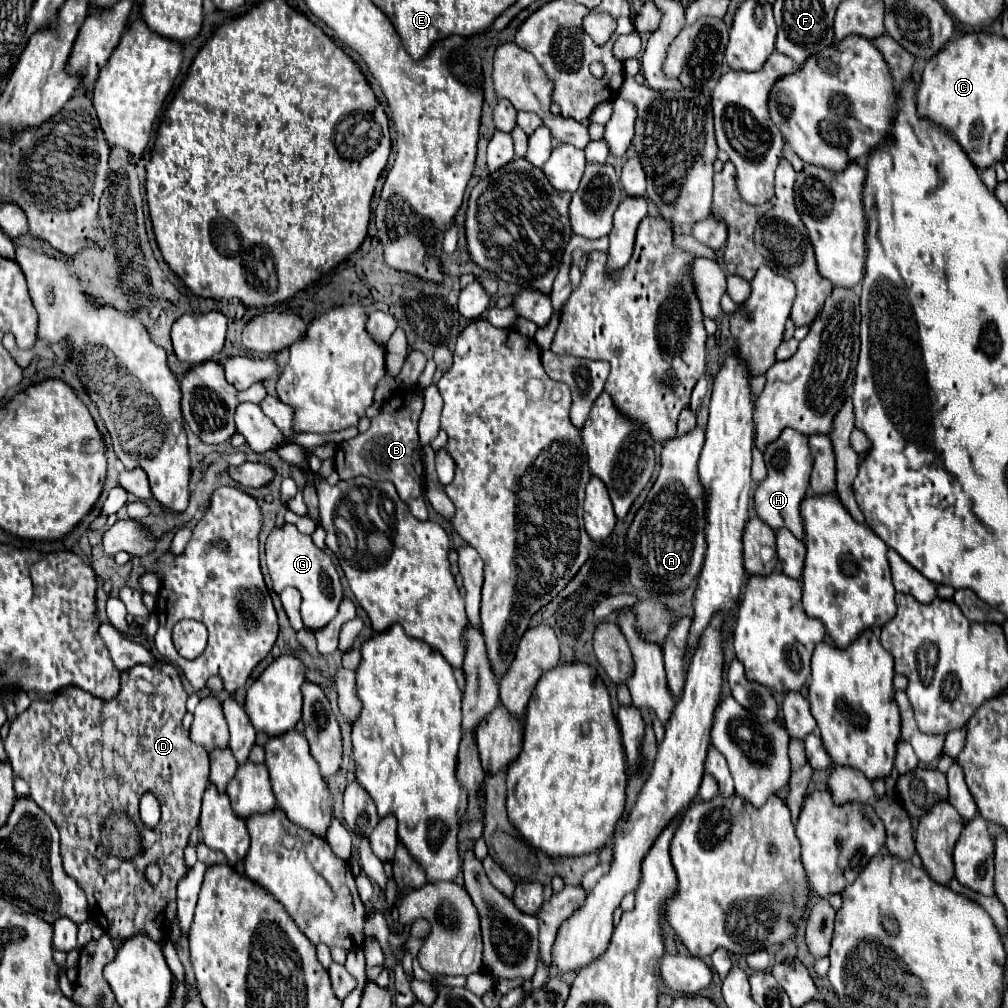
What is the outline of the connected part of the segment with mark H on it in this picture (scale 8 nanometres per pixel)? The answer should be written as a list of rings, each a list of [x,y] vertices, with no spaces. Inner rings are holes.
[[[784,429],[780,433],[780,437],[774,439],[772,443],[768,443],[768,449],[764,449],[764,461],[766,461],[768,475],[764,481],[760,481],[756,485],[756,491],[754,491],[756,515],[764,523],[768,523],[768,527],[772,527],[774,531],[788,529],[788,531],[792,531],[792,535],[796,535],[796,539],[804,539],[800,501],[804,499],[804,495],[808,491],[808,475],[812,469],[812,455],[808,449],[808,437],[798,431]]]

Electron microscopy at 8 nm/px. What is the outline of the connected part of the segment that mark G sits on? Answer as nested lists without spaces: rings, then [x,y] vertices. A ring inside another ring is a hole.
[[[282,525],[274,527],[266,541],[266,561],[276,593],[284,591],[286,587],[296,587],[302,593],[300,613],[304,627],[308,631],[316,631],[328,625],[342,601],[342,585],[332,559],[318,549],[308,535],[300,535],[300,531],[296,531],[292,525]]]

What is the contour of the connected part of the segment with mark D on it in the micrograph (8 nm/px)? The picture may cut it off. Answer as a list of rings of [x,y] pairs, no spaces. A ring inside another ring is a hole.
[[[138,665],[122,673],[122,691],[114,701],[106,703],[76,685],[66,687],[56,699],[32,701],[30,707],[10,725],[10,735],[4,741],[12,769],[28,783],[30,797],[50,815],[60,831],[64,869],[84,889],[90,905],[90,917],[114,939],[128,939],[136,933],[146,933],[150,939],[162,941],[174,917],[176,883],[186,873],[184,847],[188,845],[192,829],[198,825],[200,799],[210,783],[208,751],[204,751],[204,747],[196,747],[188,731],[180,727],[182,717],[186,715],[186,707],[180,705],[182,691],[174,665]],[[144,793],[152,793],[162,807],[162,819],[152,829],[156,835],[154,845],[146,847],[142,855],[126,861],[104,855],[104,849],[100,847],[104,833],[102,823],[108,819],[108,811],[112,811],[114,801],[120,805],[138,805]],[[152,861],[162,869],[162,879],[156,887],[148,887],[144,881],[144,869]]]

